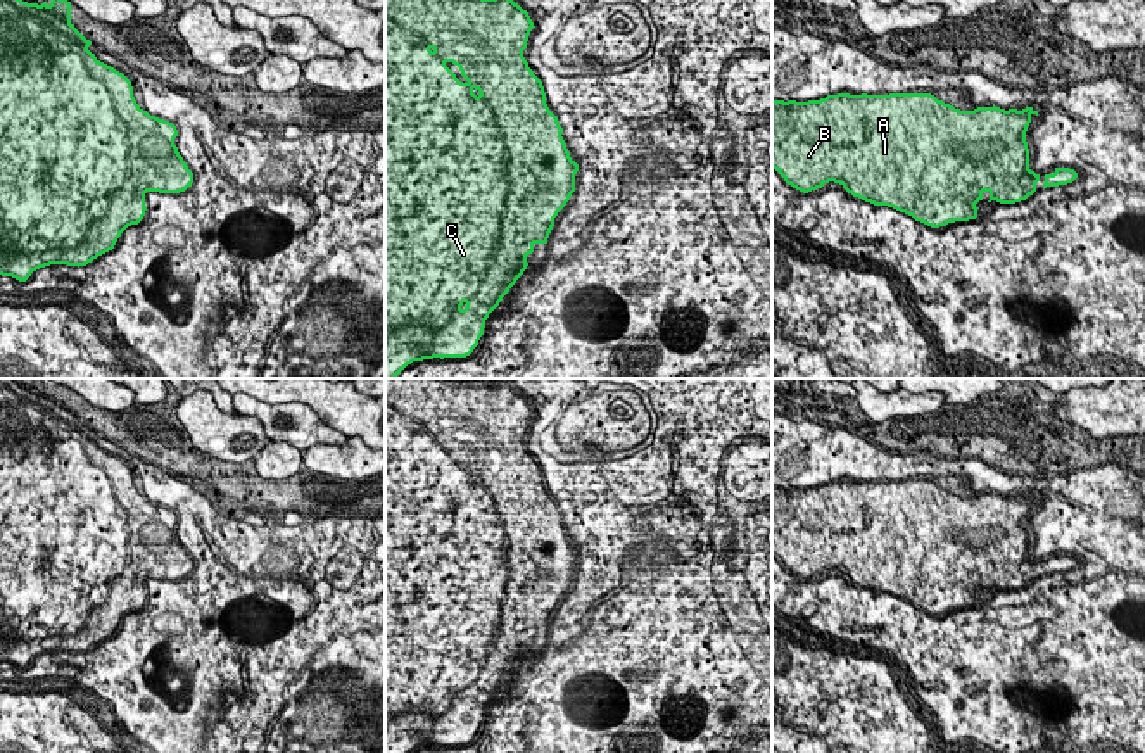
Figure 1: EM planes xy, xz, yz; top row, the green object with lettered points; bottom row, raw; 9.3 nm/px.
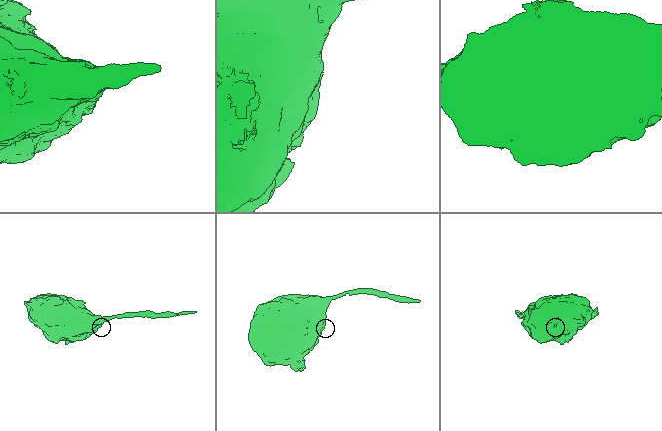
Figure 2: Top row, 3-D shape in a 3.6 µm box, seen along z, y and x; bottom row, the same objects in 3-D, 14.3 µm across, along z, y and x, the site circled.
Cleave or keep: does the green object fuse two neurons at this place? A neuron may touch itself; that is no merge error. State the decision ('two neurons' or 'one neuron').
two neurons

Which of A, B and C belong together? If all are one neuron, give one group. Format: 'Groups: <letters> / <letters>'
Groups: A / B C

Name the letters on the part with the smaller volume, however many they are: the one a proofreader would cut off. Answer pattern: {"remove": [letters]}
{"remove": ["A"]}

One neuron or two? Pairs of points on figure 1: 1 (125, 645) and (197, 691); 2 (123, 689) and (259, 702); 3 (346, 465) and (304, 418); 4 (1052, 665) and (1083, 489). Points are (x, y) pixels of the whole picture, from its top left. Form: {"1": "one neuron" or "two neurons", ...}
{"1": "two neurons", "2": "two neurons", "3": "two neurons", "4": "two neurons"}

